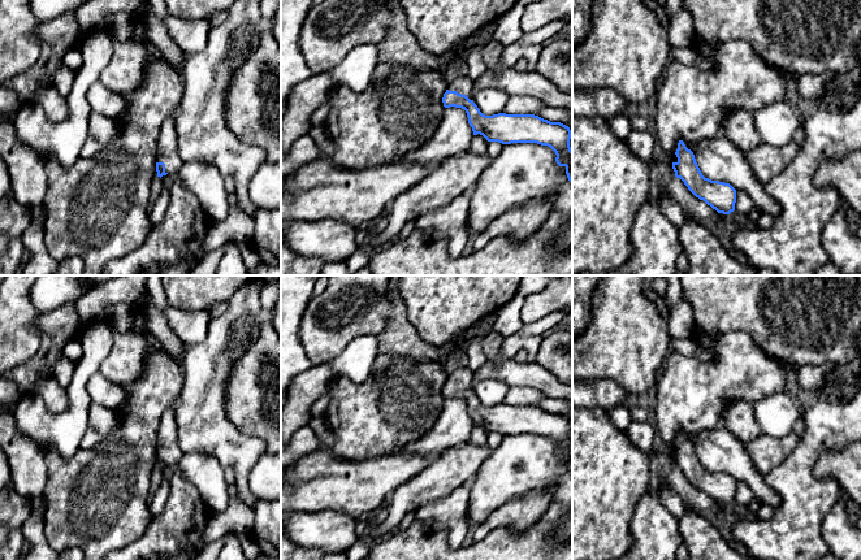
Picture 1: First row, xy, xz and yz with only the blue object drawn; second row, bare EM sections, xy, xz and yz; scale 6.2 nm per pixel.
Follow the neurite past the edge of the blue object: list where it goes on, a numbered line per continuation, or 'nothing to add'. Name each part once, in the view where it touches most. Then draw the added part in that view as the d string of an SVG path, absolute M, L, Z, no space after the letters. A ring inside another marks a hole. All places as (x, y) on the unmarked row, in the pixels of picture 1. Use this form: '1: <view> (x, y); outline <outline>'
1: xz (463, 376); outline M468 366L458 368L447 374L449 382L457 382L458 385L466 386L470 390L473 372Z

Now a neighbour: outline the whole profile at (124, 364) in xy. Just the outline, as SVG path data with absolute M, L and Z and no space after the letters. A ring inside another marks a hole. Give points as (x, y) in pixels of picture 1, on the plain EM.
M143 316L135 318L135 327L131 331L113 330L112 350L98 372L117 385L127 385L138 379L152 351L144 338L146 333L150 334Z

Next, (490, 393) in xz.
M481 379L473 387L473 394L485 407L503 404L510 387L499 379Z

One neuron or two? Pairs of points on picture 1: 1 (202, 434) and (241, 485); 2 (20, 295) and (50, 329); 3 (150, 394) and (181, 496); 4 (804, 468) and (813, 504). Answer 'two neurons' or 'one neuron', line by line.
1: one neuron
2: two neurons
3: two neurons
4: one neuron

